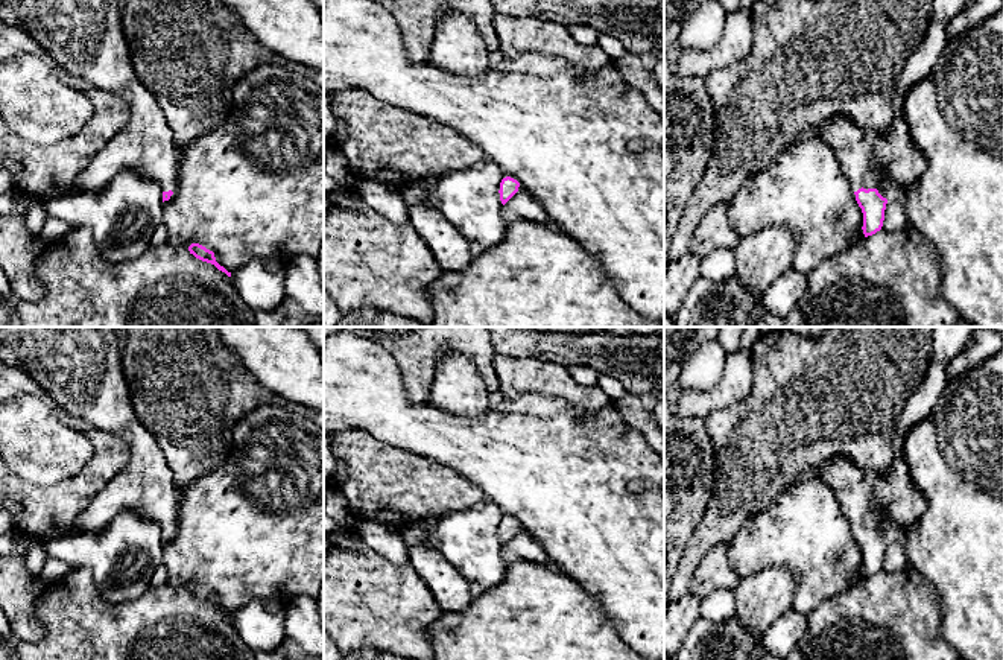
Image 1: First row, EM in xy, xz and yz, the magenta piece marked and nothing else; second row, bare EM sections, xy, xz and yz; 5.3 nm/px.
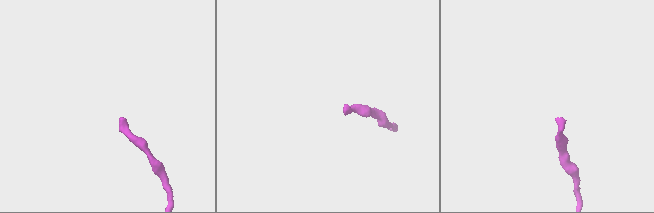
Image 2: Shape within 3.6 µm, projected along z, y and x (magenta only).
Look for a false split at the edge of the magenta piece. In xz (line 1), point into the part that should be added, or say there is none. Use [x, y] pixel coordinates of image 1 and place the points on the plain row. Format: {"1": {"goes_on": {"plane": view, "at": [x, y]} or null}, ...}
{"1": {"goes_on": null}}

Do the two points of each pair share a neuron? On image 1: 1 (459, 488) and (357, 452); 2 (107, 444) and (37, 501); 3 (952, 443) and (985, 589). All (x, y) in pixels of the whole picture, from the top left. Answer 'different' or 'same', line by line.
1: same
2: same
3: same

